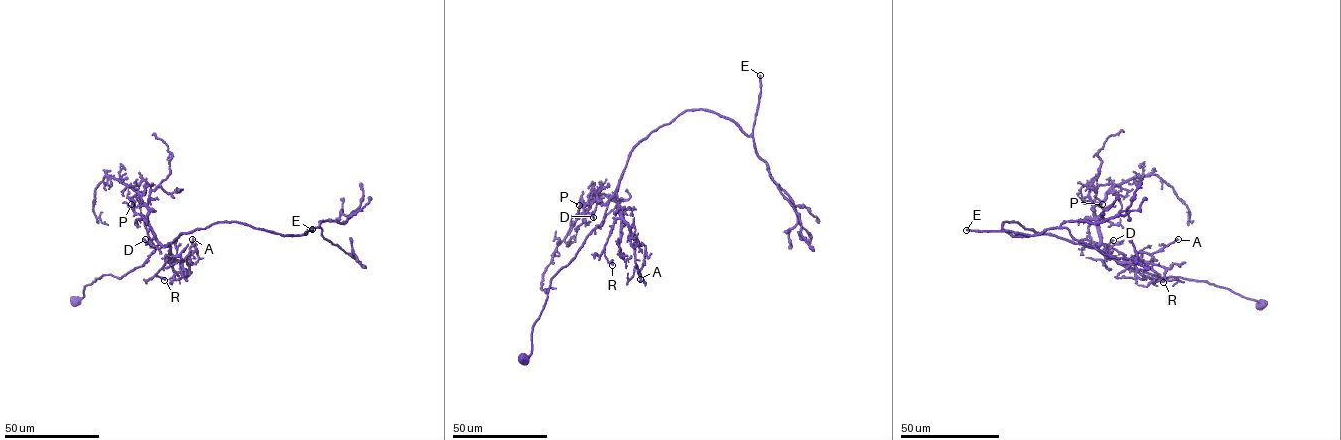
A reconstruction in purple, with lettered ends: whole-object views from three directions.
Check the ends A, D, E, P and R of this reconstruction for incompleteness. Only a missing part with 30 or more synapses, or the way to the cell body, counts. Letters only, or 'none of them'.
E

